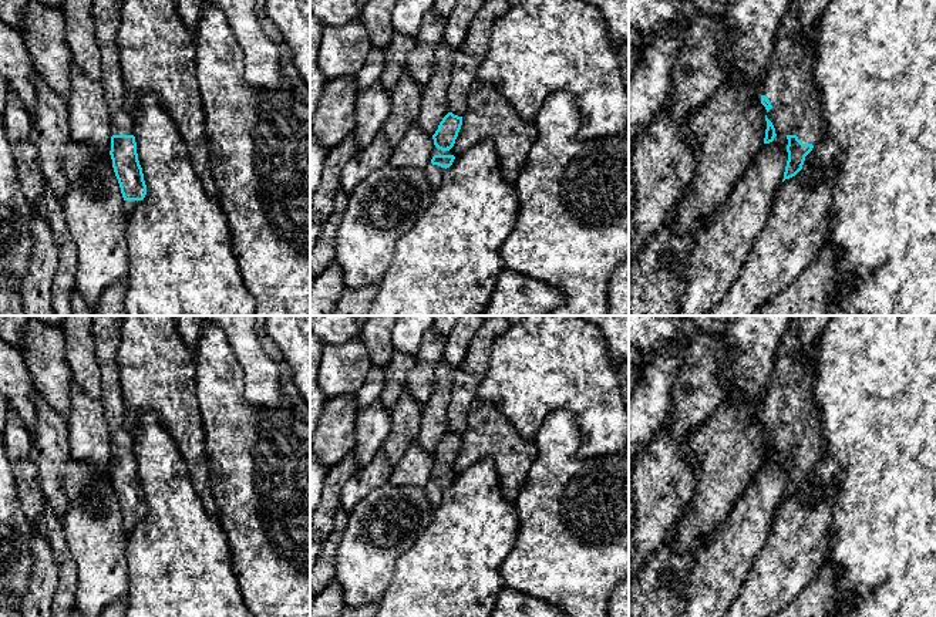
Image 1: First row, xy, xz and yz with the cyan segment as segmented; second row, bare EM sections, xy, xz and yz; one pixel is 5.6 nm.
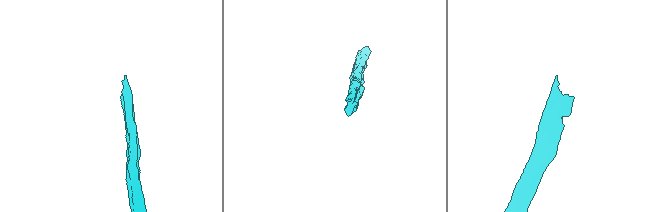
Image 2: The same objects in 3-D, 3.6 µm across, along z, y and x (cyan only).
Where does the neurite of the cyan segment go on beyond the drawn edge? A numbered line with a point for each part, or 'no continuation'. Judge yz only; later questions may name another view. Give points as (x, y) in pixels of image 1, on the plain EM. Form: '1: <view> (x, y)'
1: yz (790, 403)

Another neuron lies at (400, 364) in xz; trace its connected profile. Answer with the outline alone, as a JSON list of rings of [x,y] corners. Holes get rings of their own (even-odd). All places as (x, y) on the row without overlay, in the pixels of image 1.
[[[395,351],[390,363],[384,368],[385,384],[380,394],[380,402],[384,408],[390,409],[405,390],[407,374],[417,364],[417,357],[405,353]]]

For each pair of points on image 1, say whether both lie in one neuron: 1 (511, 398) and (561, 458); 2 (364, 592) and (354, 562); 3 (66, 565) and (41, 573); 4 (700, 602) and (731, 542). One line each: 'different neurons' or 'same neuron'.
1: different neurons
2: same neuron
3: different neurons
4: same neuron

